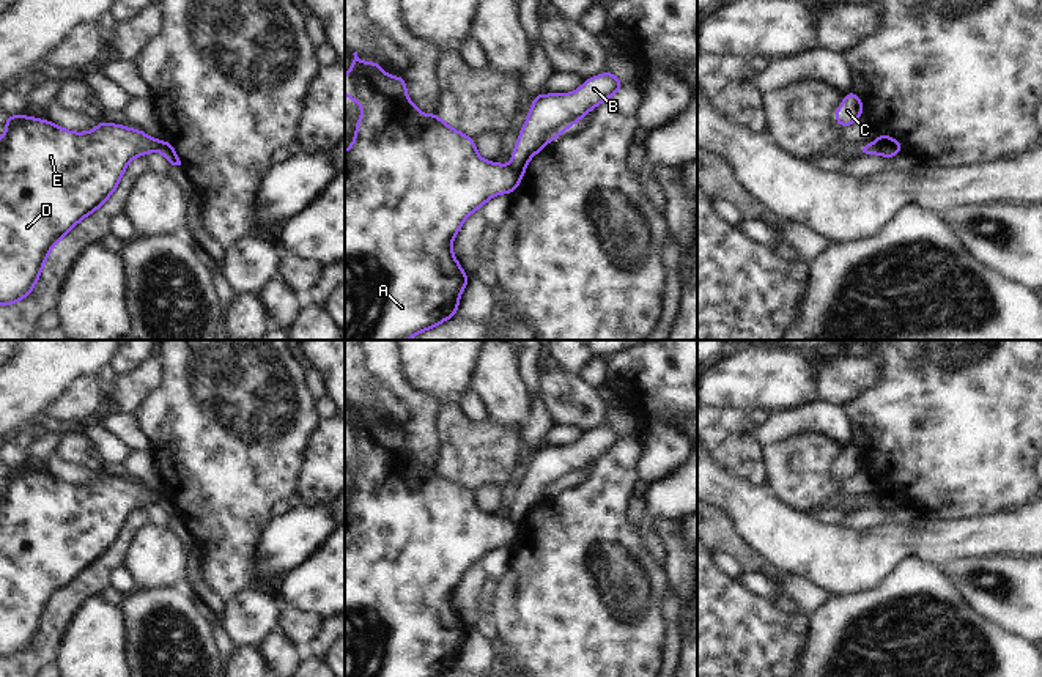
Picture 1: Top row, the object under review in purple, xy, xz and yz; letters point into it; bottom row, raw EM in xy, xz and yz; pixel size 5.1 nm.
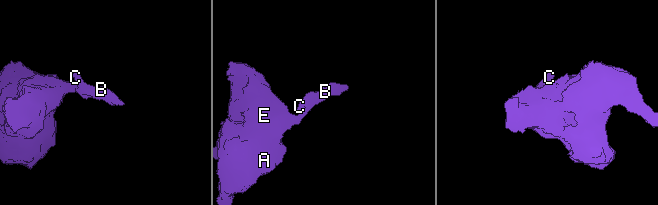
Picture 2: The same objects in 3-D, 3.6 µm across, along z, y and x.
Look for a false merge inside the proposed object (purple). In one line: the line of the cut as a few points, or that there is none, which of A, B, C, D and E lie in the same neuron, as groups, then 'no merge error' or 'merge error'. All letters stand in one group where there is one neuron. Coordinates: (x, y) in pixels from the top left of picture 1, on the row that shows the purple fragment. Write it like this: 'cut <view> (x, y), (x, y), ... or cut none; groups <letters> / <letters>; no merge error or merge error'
cut xz (512, 164), (523, 173); groups A D E / B C; merge error

